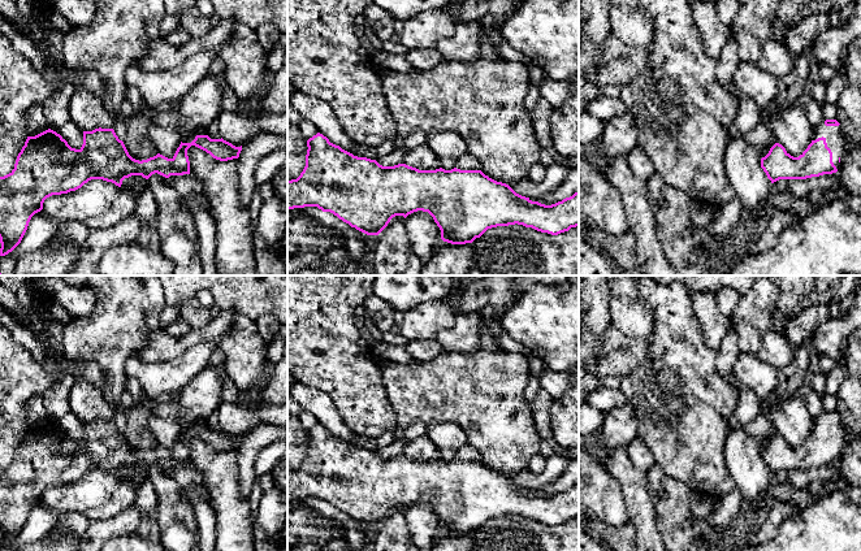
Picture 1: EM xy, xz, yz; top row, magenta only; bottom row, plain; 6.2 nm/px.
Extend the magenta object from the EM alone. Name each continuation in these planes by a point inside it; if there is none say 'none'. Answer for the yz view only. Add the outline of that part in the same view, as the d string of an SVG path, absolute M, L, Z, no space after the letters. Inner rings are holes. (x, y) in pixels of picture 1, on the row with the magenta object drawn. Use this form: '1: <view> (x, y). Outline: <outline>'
1: yz (835, 138). Outline: M823 118L815 127L813 127L812 140L822 136L826 139L827 147L832 152L832 162L839 170L843 162L843 157L851 144L845 138L841 125L826 126L825 121L826 120Z

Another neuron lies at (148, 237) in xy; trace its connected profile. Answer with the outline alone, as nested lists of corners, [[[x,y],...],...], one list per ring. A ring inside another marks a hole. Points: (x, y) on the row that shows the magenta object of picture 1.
[[[152,224],[152,225],[144,226],[139,233],[137,242],[146,248],[159,250],[160,235],[159,235],[155,225]]]

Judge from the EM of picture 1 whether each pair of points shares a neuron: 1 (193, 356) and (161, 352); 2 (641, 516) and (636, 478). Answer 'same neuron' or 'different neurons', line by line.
1: different neurons
2: same neuron

